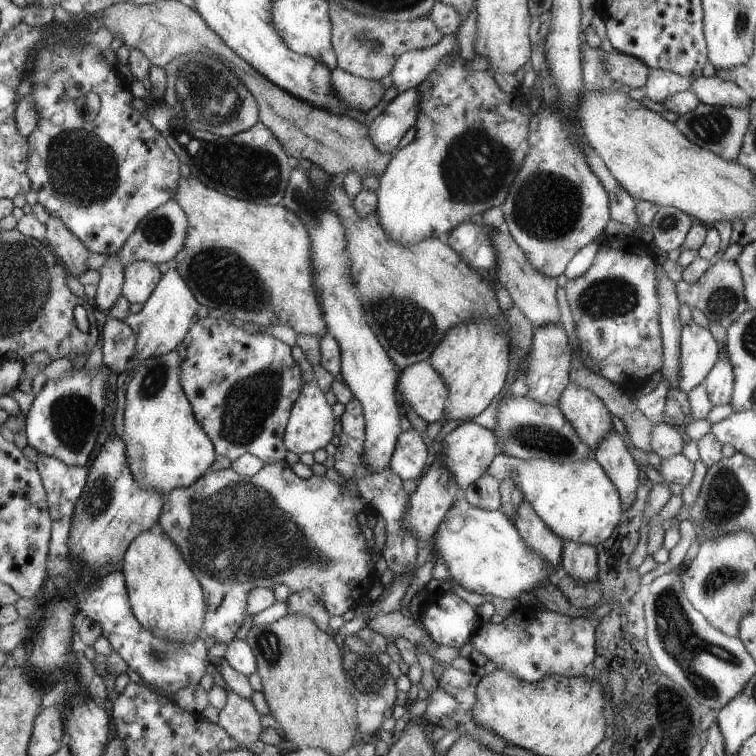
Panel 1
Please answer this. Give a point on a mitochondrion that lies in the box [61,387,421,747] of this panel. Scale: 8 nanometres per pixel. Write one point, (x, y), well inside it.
(245, 528)

